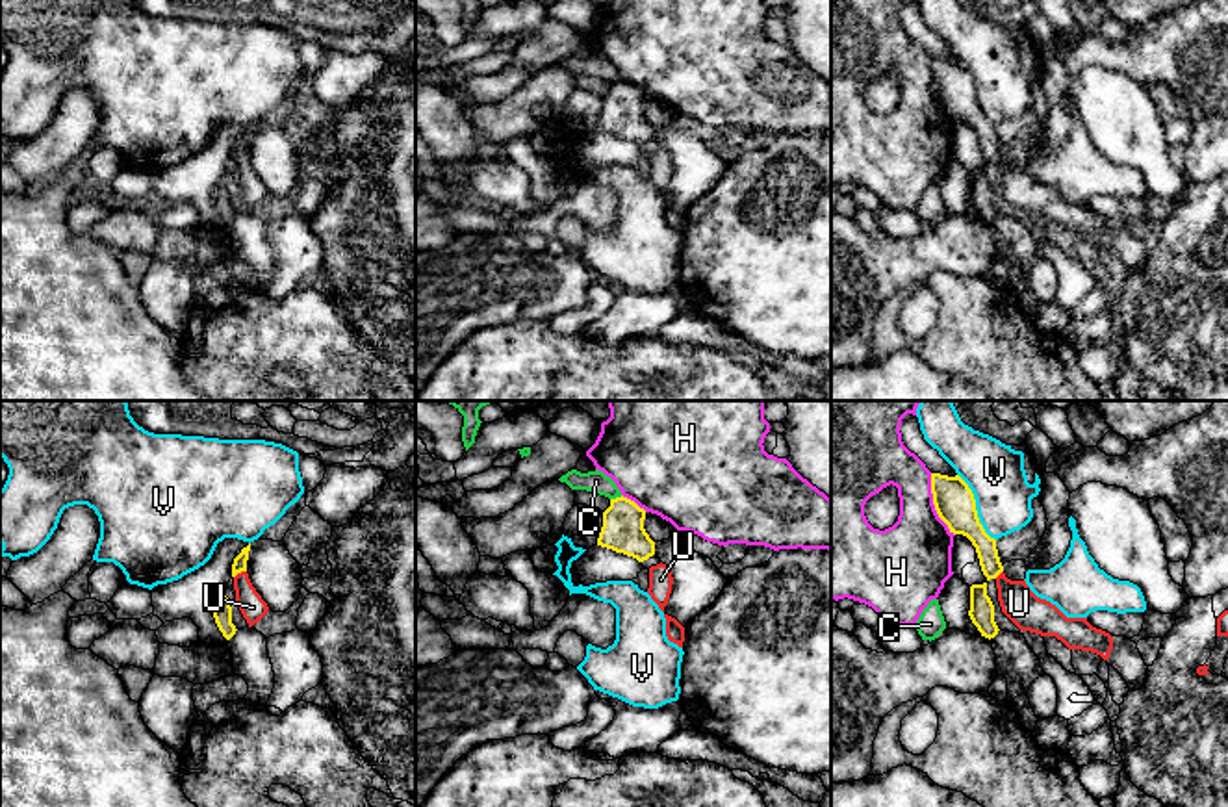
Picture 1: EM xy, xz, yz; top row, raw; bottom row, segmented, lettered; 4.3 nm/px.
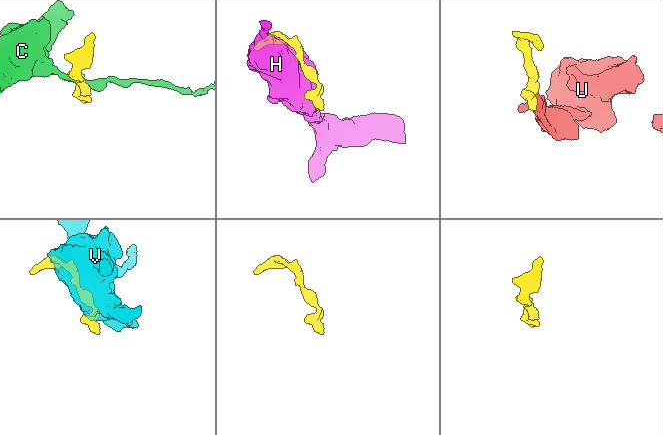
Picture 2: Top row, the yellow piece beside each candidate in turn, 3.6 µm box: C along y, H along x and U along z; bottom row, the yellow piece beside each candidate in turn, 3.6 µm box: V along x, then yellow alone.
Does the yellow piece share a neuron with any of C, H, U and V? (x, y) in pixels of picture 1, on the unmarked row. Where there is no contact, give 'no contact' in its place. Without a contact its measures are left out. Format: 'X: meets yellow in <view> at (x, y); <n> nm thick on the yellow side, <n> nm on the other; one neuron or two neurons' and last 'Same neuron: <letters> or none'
C: meets yellow in xz at (616, 82); 180 nm thick on the yellow side, 100 nm on the other; two neurons
H: meets yellow in yz at (933, 88); 180 nm thick on the yellow side, 340 nm on the other; two neurons
U: meets yellow in xy at (240, 156); 60 nm thick on the yellow side, 110 nm on the other; one neuron
V: meets yellow in yz at (974, 91); 180 nm thick on the yellow side, 260 nm on the other; two neurons
Same neuron: U

